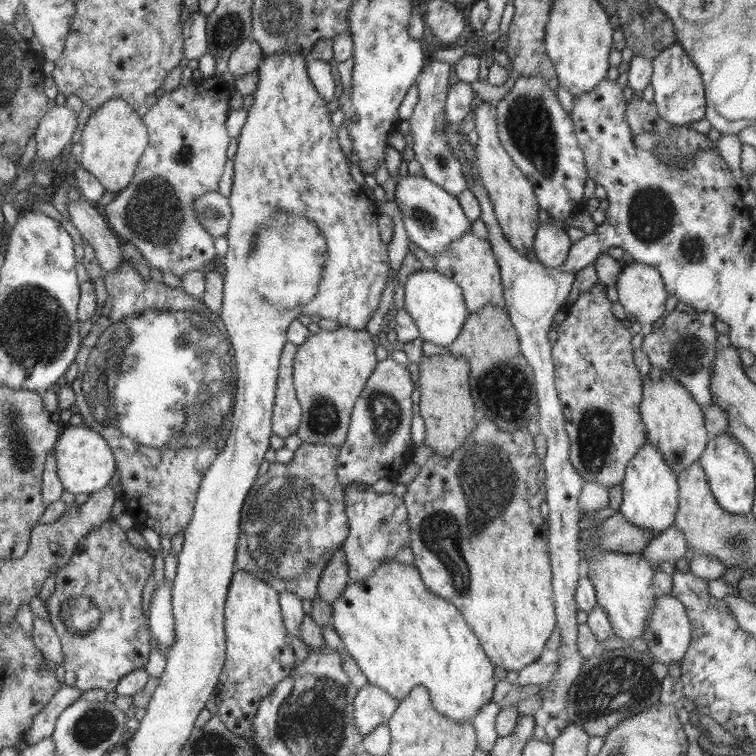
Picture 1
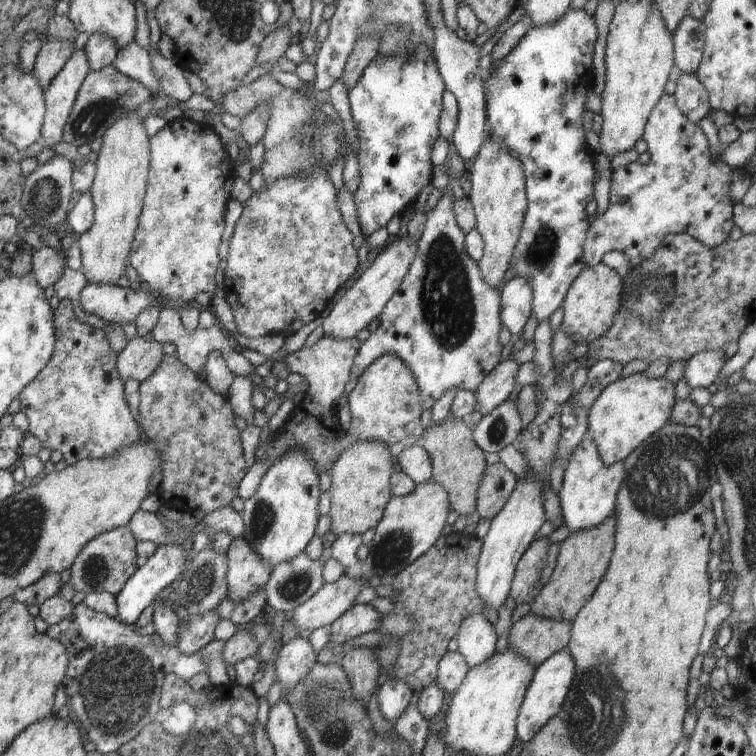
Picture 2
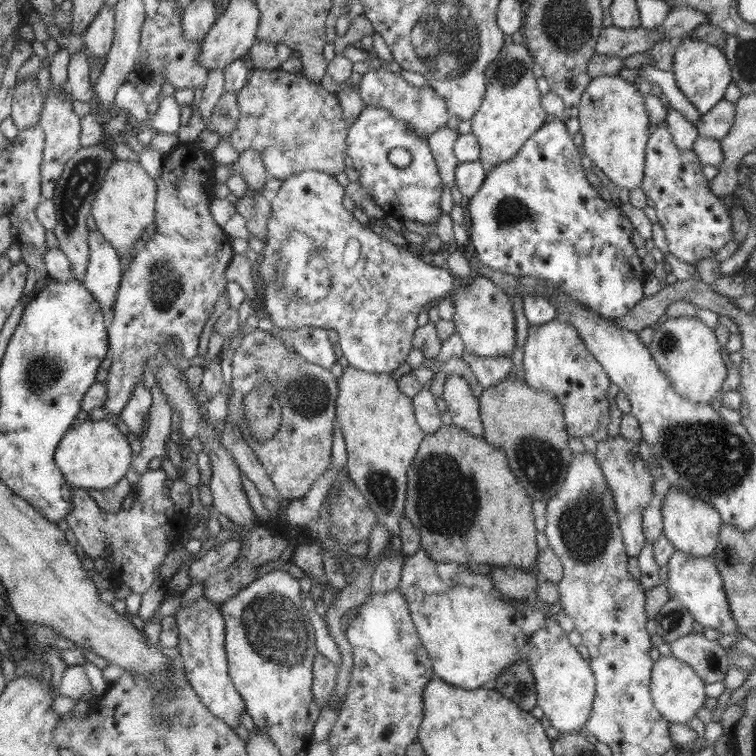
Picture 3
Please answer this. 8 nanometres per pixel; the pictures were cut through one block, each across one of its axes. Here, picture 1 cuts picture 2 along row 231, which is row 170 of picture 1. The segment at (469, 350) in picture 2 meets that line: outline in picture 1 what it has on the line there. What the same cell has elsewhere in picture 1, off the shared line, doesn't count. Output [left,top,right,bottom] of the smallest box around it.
[409,58,468,197]

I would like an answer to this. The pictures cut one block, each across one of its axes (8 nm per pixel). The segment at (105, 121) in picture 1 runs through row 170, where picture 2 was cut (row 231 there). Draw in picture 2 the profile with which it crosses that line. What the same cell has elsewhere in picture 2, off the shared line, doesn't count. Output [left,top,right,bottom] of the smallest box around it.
[76,110,150,286]

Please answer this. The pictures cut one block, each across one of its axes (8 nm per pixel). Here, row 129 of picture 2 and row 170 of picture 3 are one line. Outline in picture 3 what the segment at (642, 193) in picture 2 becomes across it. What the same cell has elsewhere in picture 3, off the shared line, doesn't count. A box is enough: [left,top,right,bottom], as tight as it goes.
[641,120,743,266]

